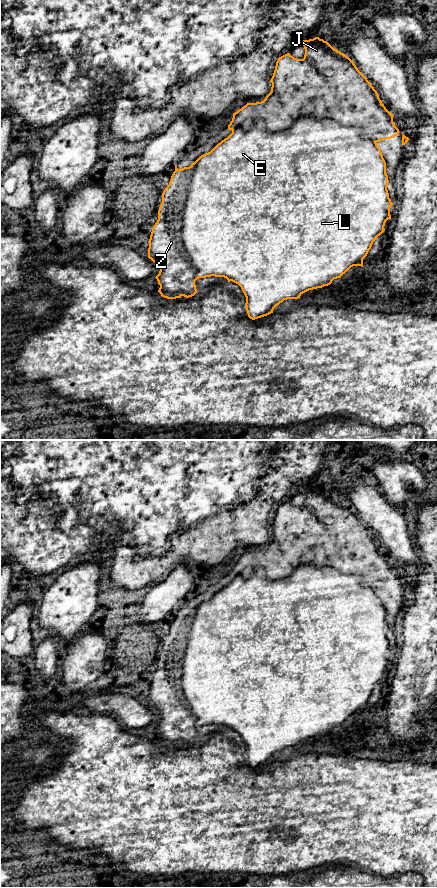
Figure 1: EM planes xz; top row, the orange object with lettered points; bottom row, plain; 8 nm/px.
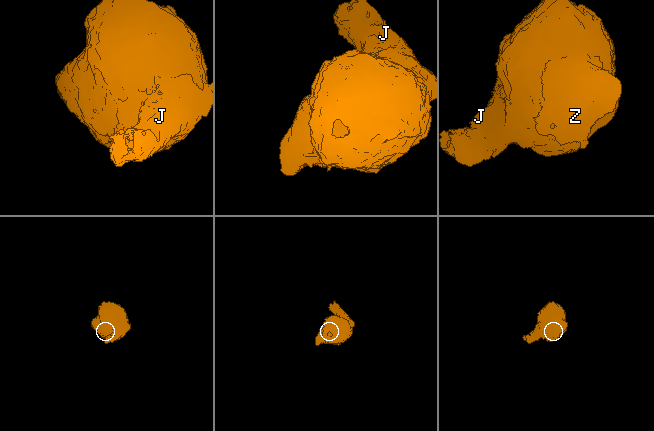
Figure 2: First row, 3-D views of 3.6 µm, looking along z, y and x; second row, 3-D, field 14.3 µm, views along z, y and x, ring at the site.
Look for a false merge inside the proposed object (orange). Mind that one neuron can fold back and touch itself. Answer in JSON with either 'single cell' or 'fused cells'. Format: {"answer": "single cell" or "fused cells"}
{"answer": "single cell"}

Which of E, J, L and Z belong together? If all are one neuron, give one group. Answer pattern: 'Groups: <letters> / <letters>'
Groups: E J L Z

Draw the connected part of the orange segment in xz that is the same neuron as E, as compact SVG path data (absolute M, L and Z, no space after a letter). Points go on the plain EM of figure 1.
M315 485L309 488L300 488L298 489L298 491L305 496L304 506L294 506L290 503L290 501L287 501L278 506L273 524L270 528L272 531L271 540L265 545L263 549L256 551L247 551L237 560L233 561L232 569L228 573L228 577L231 578L232 581L227 586L218 591L210 600L201 603L189 615L178 617L175 613L175 619L171 624L169 633L162 641L162 651L158 658L158 668L152 676L150 687L148 689L148 706L151 707L160 716L159 722L155 726L160 733L158 740L161 742L162 745L167 747L176 747L181 746L182 744L189 746L197 741L195 733L195 729L197 727L211 724L224 725L228 728L228 730L232 729L241 735L246 745L245 754L248 765L252 768L255 768L273 761L274 756L282 751L284 748L298 747L303 741L309 738L330 733L334 727L341 726L341 724L353 714L363 715L363 707L367 704L373 690L385 679L385 671L388 667L391 667L390 656L393 651L389 646L389 641L387 638L389 628L386 621L386 610L377 591L384 587L391 587L399 582L400 579L393 570L394 563L386 557L384 552L381 550L377 539L367 528L367 526L358 518L354 510L349 505L347 505L345 502L341 501L337 497L334 497L327 489L324 489L319 485Z

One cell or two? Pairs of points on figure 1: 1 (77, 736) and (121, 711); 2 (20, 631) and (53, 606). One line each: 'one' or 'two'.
1: two
2: two

